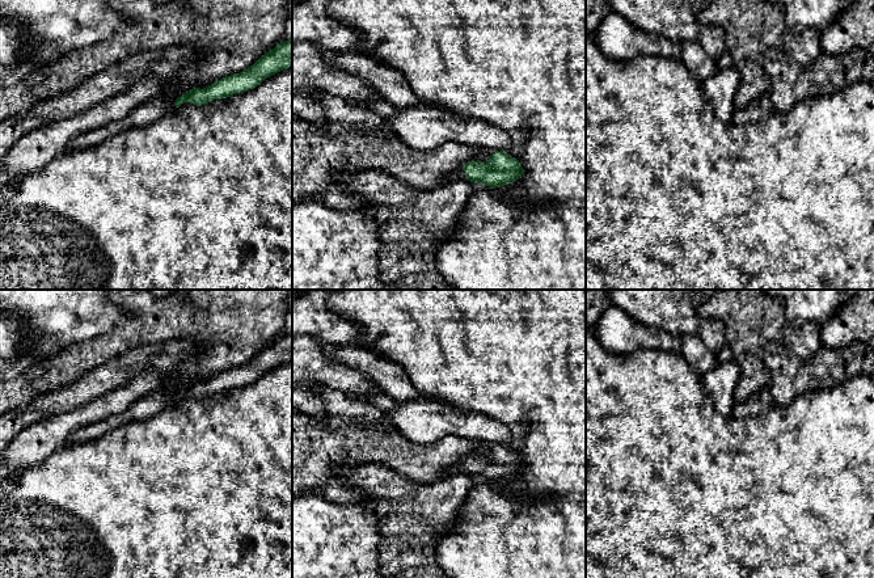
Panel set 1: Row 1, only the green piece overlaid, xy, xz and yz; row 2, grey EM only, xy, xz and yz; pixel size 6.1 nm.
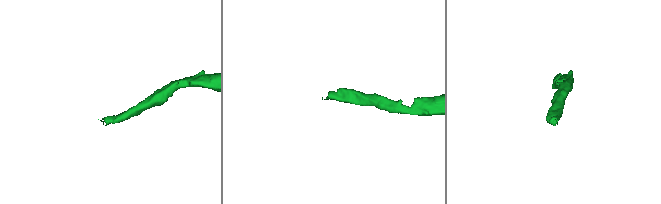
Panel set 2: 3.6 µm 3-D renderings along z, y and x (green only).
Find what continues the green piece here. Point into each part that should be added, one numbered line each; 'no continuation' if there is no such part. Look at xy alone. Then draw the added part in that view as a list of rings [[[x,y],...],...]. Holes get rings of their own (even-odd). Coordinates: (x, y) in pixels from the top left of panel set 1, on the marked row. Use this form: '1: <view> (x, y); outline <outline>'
1: xy (155, 109); outline [[[162,97],[153,98],[147,104],[135,107],[123,119],[110,122],[102,127],[77,135],[69,144],[68,149],[92,148],[102,142],[134,127],[149,125],[176,109],[176,101],[166,101]]]

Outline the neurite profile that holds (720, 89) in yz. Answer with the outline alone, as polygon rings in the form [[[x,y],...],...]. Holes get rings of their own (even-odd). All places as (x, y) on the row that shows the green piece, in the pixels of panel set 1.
[[[732,64],[717,72],[701,87],[702,93],[712,106],[717,119],[722,123],[731,123],[736,111],[734,96],[739,88],[740,73]]]

